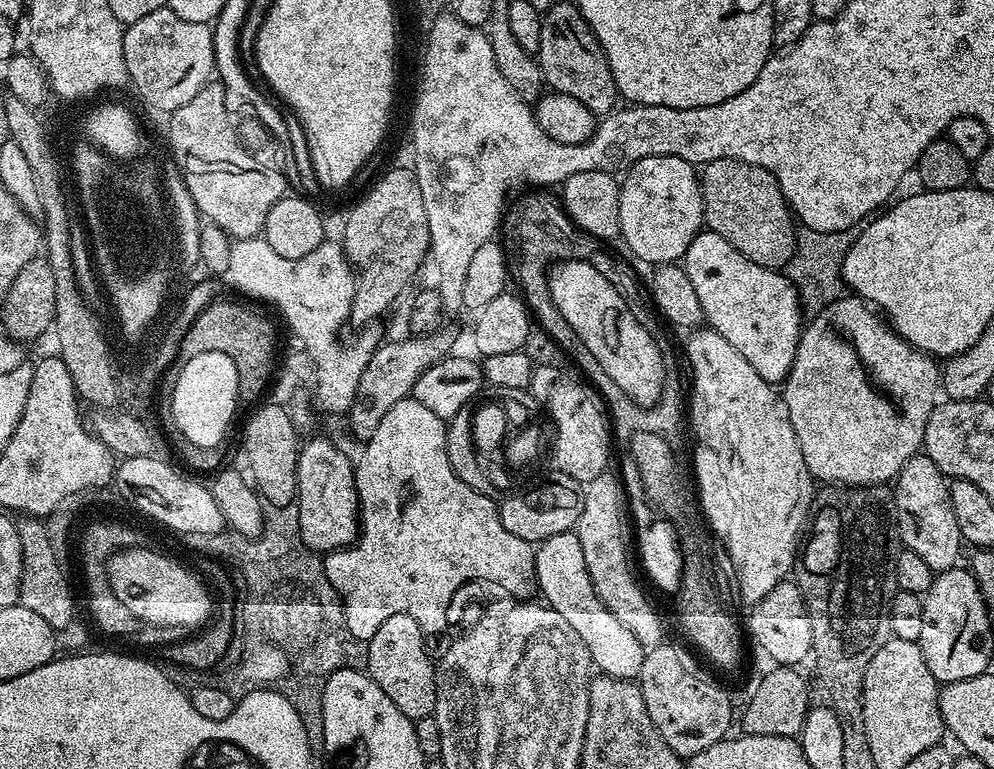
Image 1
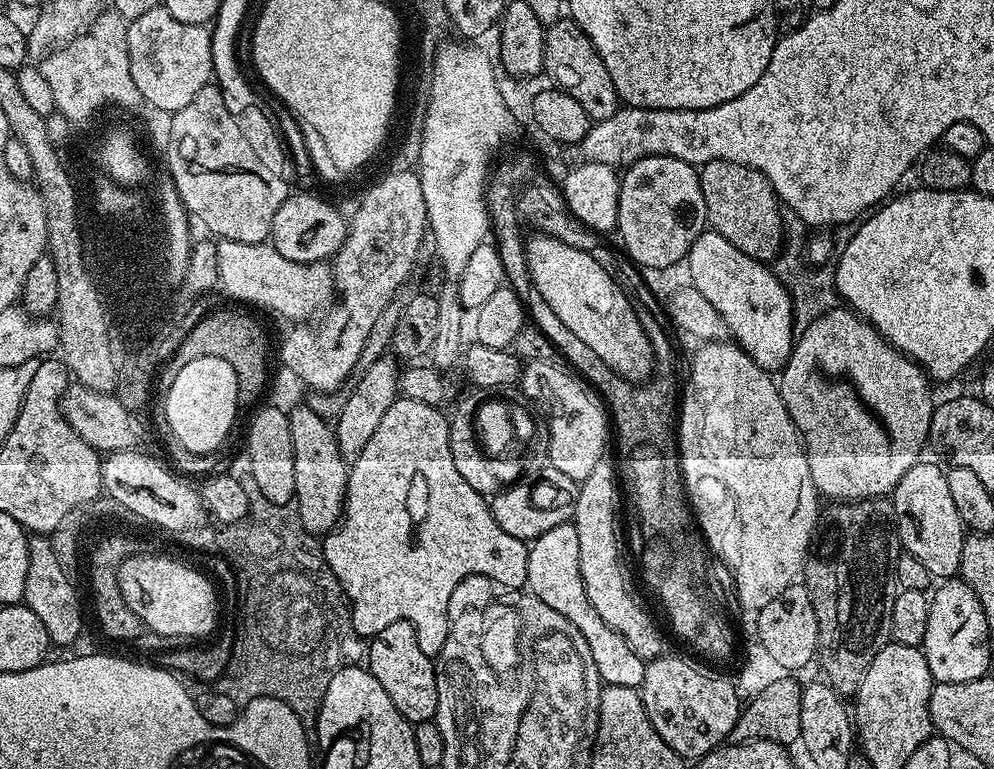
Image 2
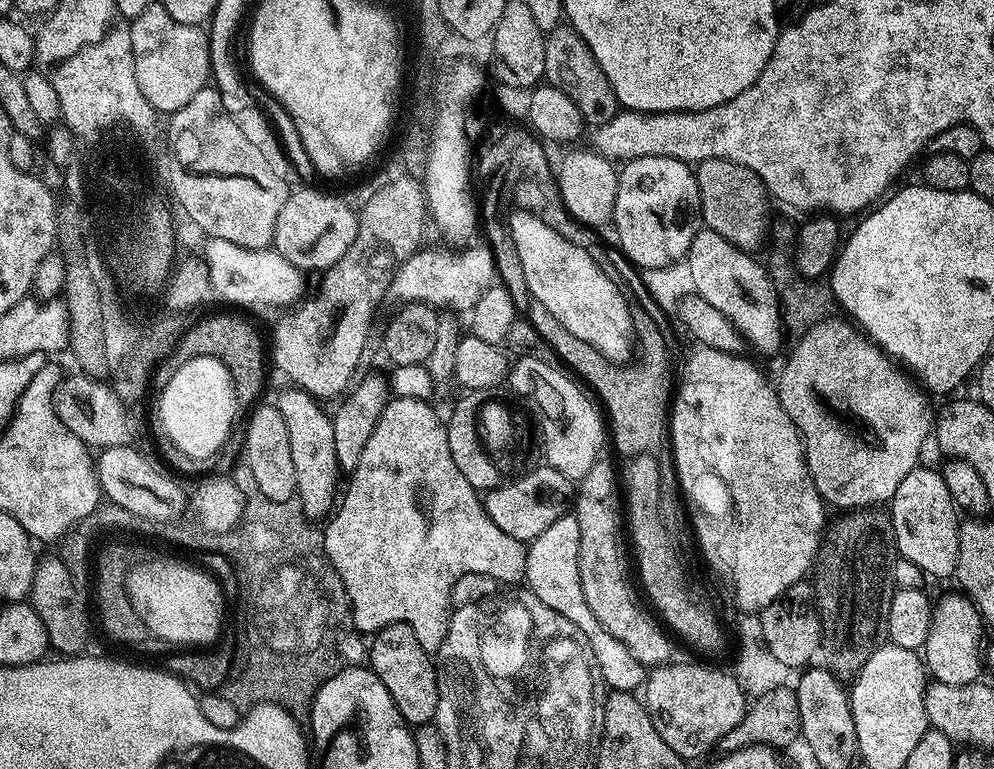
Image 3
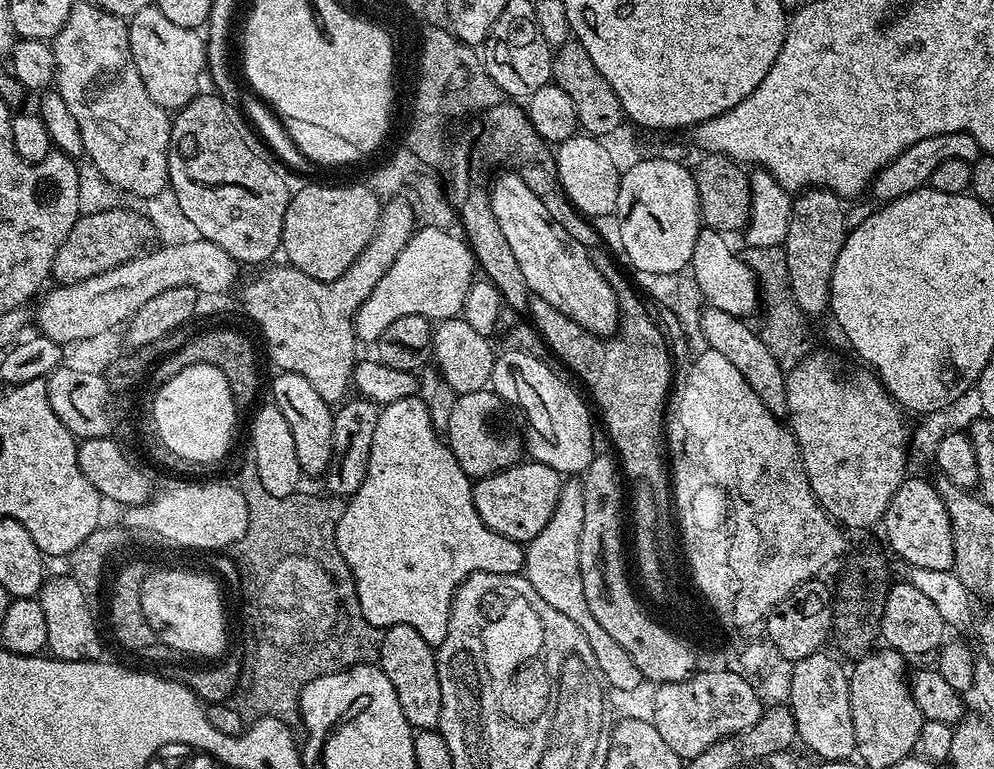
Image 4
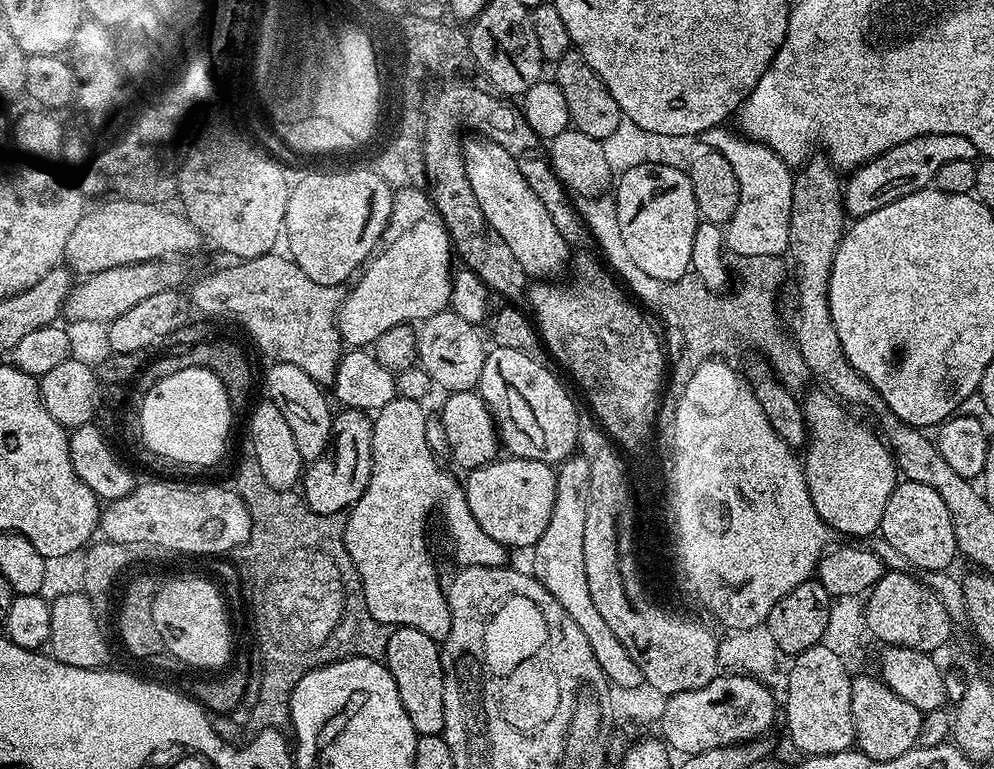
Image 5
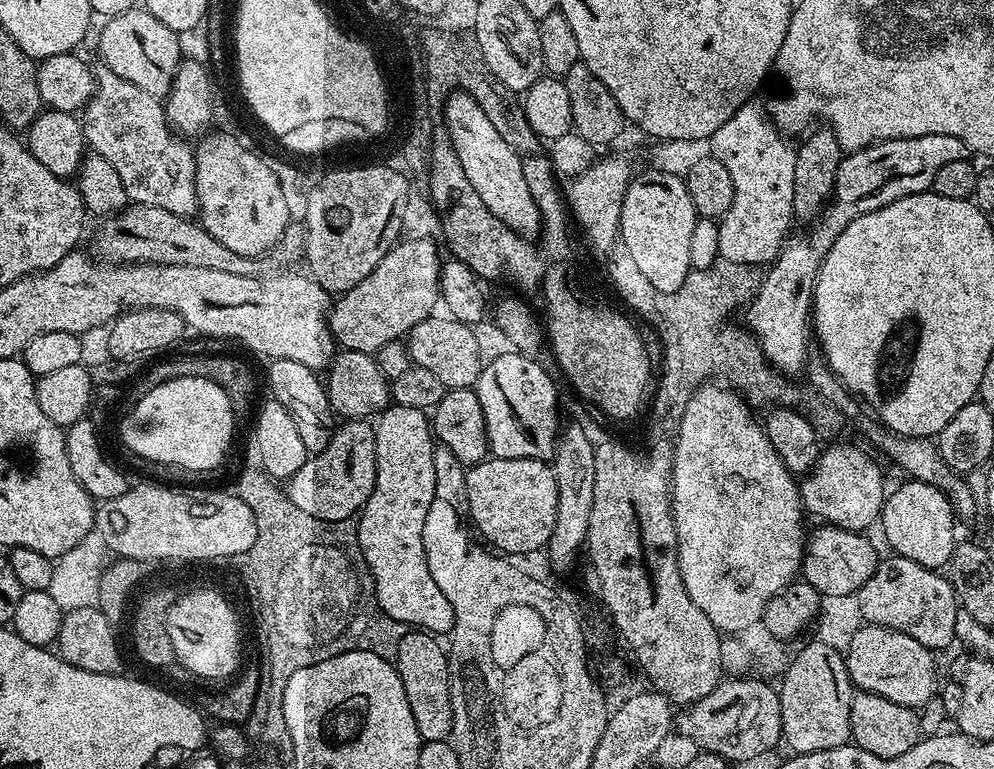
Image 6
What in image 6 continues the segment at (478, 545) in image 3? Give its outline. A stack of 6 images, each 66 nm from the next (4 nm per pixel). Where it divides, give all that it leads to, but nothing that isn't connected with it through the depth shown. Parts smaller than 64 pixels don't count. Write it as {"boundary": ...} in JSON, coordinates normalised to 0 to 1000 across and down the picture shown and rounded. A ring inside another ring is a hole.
{"boundary":[[[395,524],[393,528],[381,537],[380,545],[376,551],[378,559],[378,625],[376,627],[376,637],[372,642],[372,648],[366,654],[365,661],[360,667],[360,678],[357,683],[358,706],[362,710],[362,720],[366,724],[366,735],[370,737],[370,744],[374,749],[374,763],[378,767],[378,782],[380,788],[392,804],[396,804],[402,811],[413,814],[419,819],[426,819],[436,824],[454,823],[457,814],[457,798],[453,783],[449,783],[449,778],[445,772],[445,767],[441,767],[441,762],[437,757],[437,752],[433,752],[433,741],[431,740],[431,726],[429,722],[429,697],[427,691],[427,680],[433,675],[431,666],[431,654],[439,650],[439,628],[437,627],[437,596],[435,594],[435,580],[437,576],[437,563],[432,542],[425,532],[414,532],[412,528],[404,528]]]}

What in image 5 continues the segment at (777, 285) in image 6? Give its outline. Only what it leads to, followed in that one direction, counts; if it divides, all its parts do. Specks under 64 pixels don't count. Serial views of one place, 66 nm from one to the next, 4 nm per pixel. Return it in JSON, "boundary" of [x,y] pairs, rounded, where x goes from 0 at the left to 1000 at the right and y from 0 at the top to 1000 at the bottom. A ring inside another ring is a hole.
{"boundary":[[[932,174],[915,179],[915,185],[907,185],[891,195],[854,228],[857,230],[848,241],[850,277],[854,282],[864,283],[887,268],[895,268],[895,263],[903,263],[903,257],[911,257],[911,252],[935,243],[952,211],[982,208],[983,203],[980,185],[976,185],[976,179],[968,179],[968,174]]]}

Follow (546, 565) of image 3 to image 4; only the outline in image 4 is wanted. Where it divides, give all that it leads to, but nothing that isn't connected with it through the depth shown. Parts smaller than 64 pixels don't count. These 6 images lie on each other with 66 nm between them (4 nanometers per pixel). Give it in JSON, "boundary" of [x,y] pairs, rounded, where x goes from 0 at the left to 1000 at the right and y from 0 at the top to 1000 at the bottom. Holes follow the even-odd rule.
{"boundary":[[[571,622],[563,631],[561,653],[557,658],[557,668],[553,668],[553,679],[545,684],[545,689],[536,702],[530,704],[527,713],[526,748],[531,750],[533,762],[541,767],[547,782],[553,783],[561,798],[569,798],[586,824],[590,824],[590,835],[594,835],[594,845],[598,845],[598,857],[602,860],[602,871],[606,871],[606,882],[613,896],[621,895],[624,900],[636,900],[643,889],[649,888],[646,871],[638,862],[638,856],[606,819],[606,814],[594,798],[594,787],[590,784],[590,771],[586,767],[586,741],[581,736],[581,710],[586,700],[586,678],[590,675],[590,642],[588,625],[584,622]]]}

